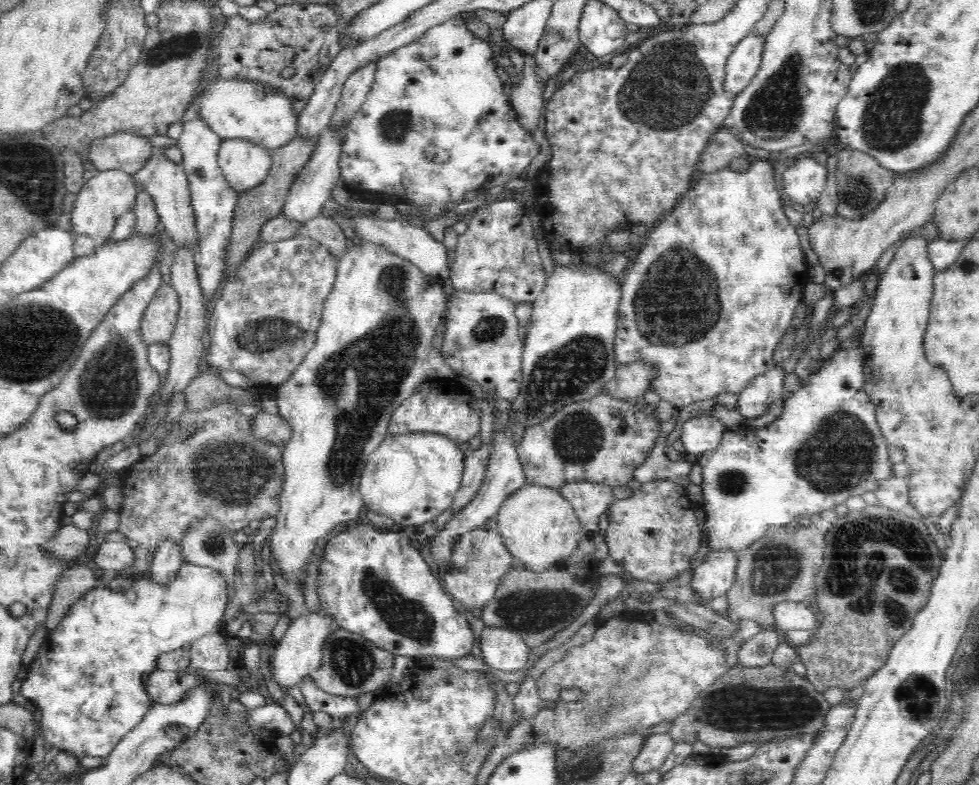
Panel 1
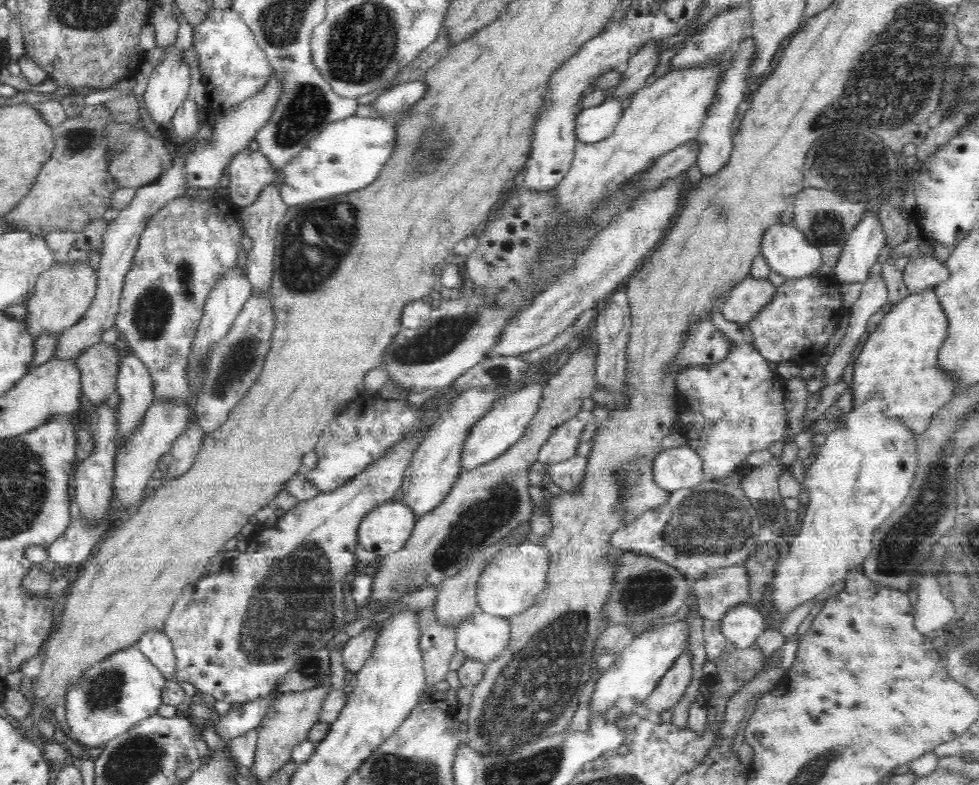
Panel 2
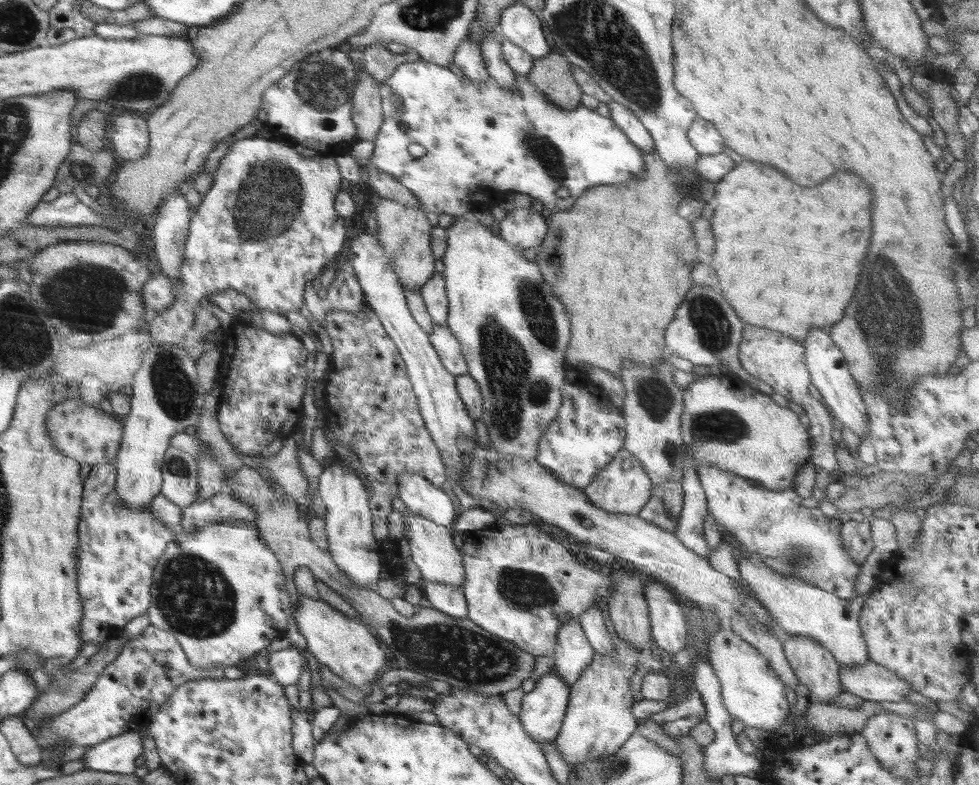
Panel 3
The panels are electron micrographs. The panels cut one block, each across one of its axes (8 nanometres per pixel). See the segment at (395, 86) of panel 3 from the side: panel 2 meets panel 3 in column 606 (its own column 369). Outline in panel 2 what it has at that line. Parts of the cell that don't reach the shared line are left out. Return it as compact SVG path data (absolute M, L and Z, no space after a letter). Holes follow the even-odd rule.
M354 114L327 124L284 167L284 180L279 186L281 200L290 208L364 189L364 184L372 184L381 174L394 145L395 124L392 120Z

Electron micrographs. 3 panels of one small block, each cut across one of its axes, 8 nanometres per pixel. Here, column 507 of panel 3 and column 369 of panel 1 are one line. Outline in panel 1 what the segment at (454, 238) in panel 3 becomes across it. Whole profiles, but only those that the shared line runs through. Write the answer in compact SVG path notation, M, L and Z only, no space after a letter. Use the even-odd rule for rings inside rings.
M364 241L358 245L354 244L349 247L347 252L337 262L336 278L332 290L328 293L324 301L323 314L314 346L306 354L304 360L298 365L298 368L291 374L291 377L276 388L275 394L279 414L292 427L292 436L284 444L285 449L282 451L284 482L282 484L282 492L279 496L280 510L276 516L277 526L274 528L270 537L270 551L272 552L272 561L278 566L280 575L289 583L294 583L305 576L305 572L303 572L304 566L308 565L314 558L314 549L318 546L319 538L331 533L336 526L342 525L344 522L354 522L358 517L363 516L365 504L358 490L362 476L361 472L364 470L370 454L387 437L390 417L394 409L398 408L406 398L412 396L422 382L426 383L438 378L453 380L457 376L452 368L450 368L450 365L443 359L441 351L432 347L432 338L436 336L436 328L438 328L442 315L447 309L444 285L435 279L435 276L427 275L413 262L388 251L388 249L384 249L382 245Z

